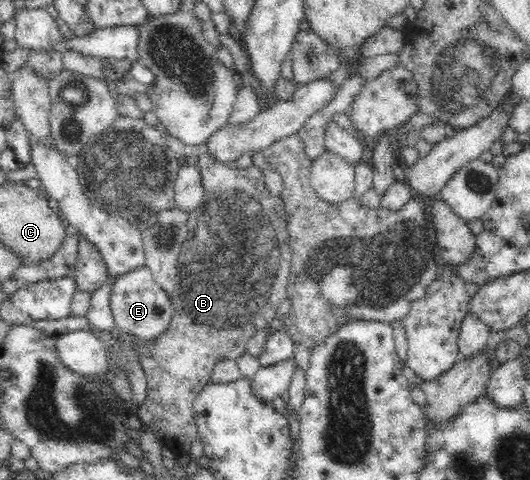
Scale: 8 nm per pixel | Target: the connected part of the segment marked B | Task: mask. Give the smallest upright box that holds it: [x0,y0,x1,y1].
[135,149,292,461]

